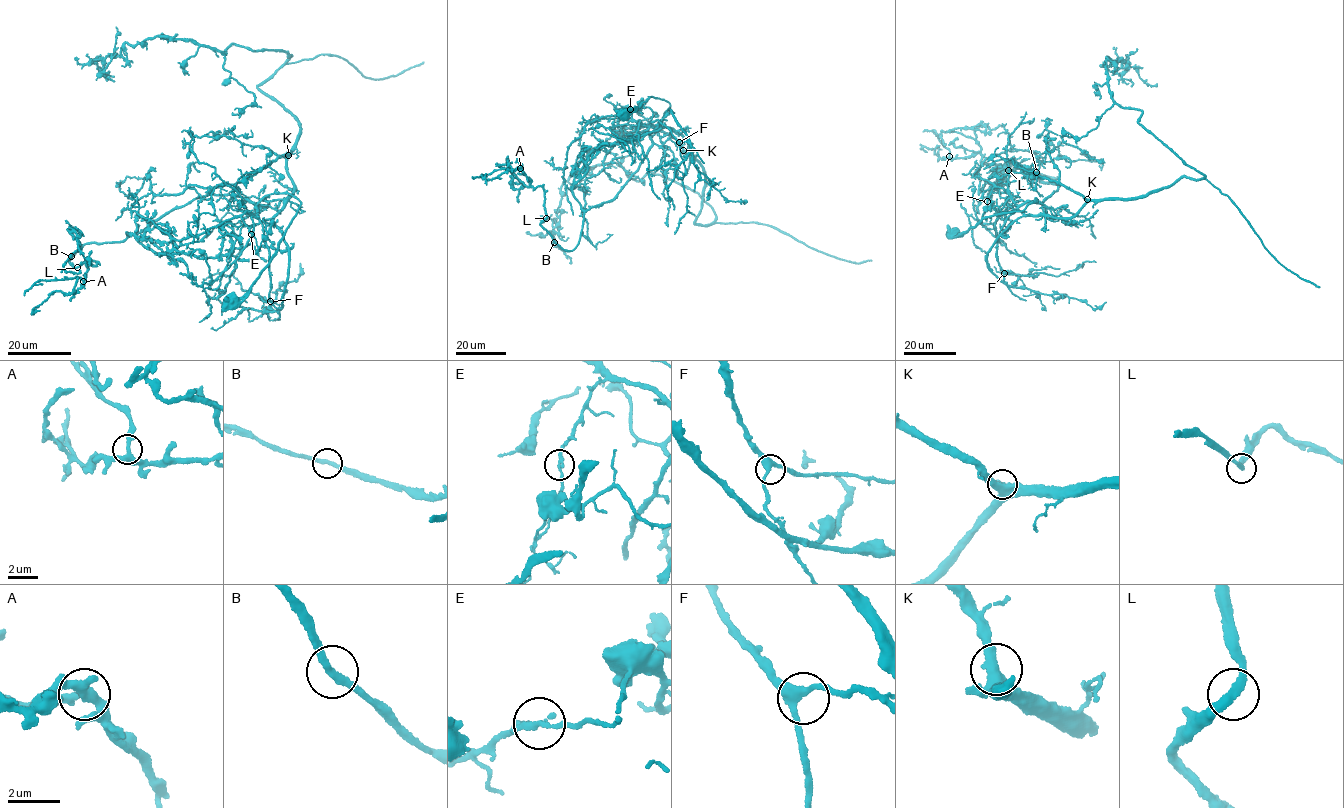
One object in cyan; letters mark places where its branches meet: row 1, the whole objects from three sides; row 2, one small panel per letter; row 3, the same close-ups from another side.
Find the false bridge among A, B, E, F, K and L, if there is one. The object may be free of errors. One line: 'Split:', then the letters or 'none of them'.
Split: E

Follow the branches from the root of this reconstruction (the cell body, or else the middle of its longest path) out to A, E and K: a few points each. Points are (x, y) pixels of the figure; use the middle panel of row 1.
A: (624, 116), (650, 96), (670, 104), (637, 170), (585, 211), (573, 250), (540, 224), (544, 189), (520, 168)
E: (624, 116), (650, 96), (670, 104), (652, 135), (644, 126), (622, 113), (631, 108)
K: (624, 116), (649, 96), (663, 99), (670, 108), (657, 135), (661, 142), (675, 131), (687, 143), (683, 150)

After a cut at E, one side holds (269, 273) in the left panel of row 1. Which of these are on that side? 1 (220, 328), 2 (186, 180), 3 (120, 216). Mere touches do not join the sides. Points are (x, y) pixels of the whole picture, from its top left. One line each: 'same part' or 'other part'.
1: other part
2: other part
3: same part

